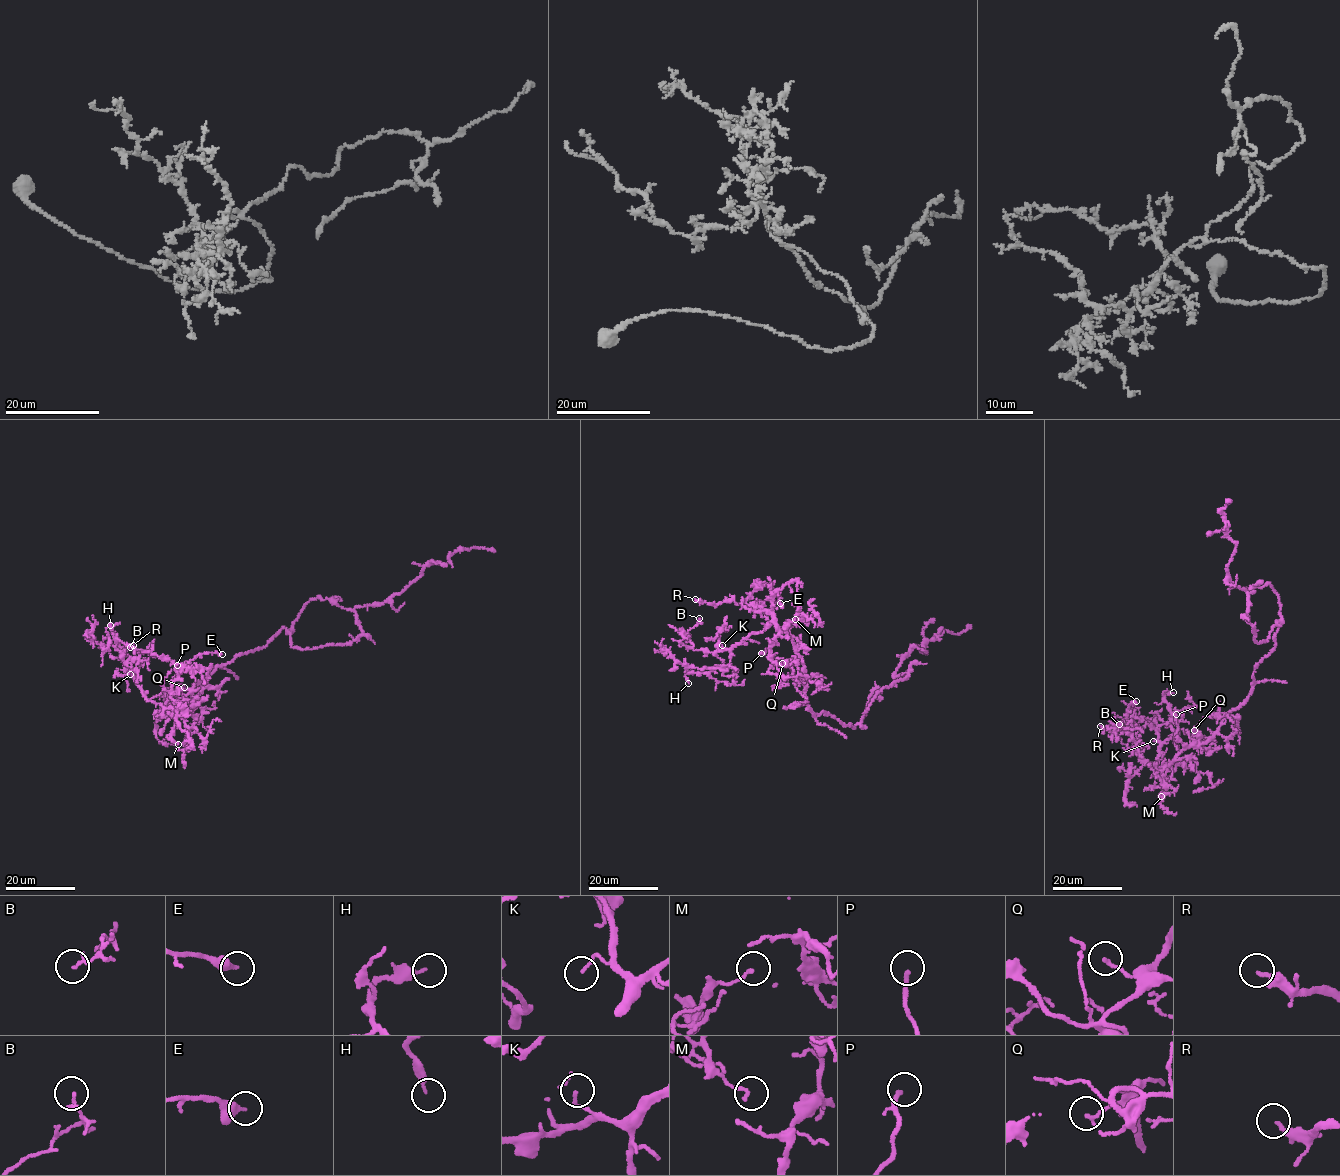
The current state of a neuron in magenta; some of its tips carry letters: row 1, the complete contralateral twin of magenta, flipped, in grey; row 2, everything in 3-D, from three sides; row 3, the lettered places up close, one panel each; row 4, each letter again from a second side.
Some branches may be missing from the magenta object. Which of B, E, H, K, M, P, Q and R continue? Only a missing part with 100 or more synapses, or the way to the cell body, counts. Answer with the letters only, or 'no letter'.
no letter

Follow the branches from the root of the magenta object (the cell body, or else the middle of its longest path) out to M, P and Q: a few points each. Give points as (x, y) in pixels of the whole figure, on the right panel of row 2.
M: (1266, 656), (1257, 665), (1247, 700), (1227, 715), (1212, 737), (1190, 745), (1165, 767), (1172, 775), (1161, 796)
P: (1266, 656), (1257, 665), (1247, 700), (1227, 715), (1217, 733), (1190, 745), (1166, 769), (1177, 751), (1176, 714)
Q: (1266, 656), (1257, 665), (1247, 700), (1227, 715), (1217, 733), (1201, 744), (1193, 739), (1194, 730)

